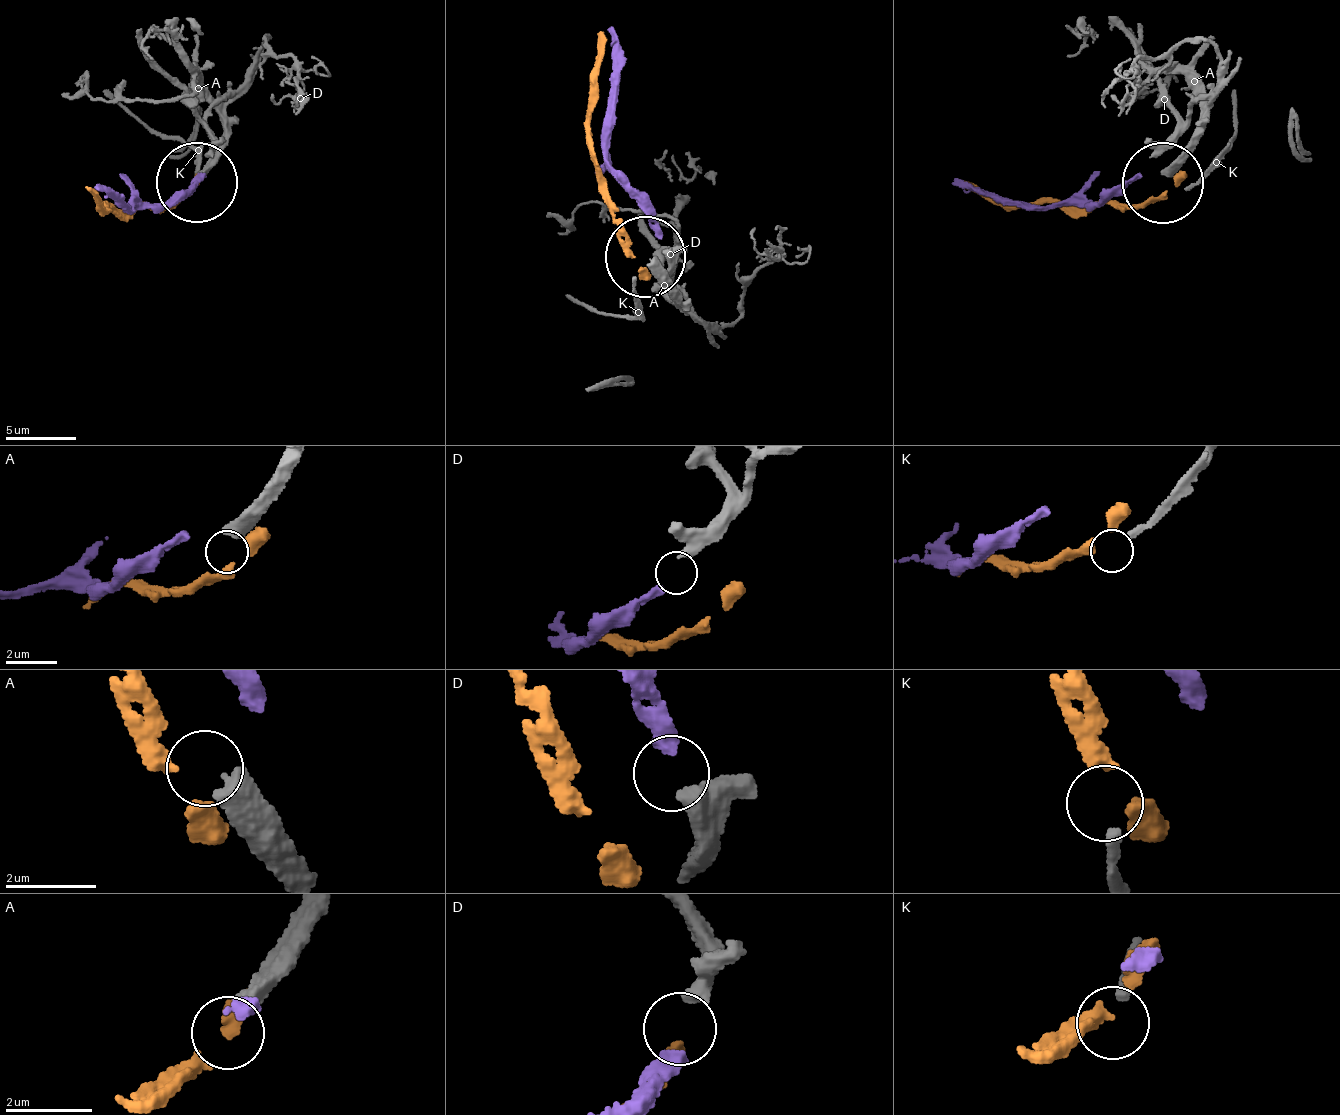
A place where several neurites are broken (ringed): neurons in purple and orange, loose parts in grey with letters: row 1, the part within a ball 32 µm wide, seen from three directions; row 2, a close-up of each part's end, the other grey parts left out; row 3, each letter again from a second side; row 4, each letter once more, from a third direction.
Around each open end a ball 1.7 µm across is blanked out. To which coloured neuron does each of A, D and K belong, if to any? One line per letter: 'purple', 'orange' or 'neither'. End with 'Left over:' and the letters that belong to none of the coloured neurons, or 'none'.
A: neither
D: neither
K: neither
Left over: A, D, K

